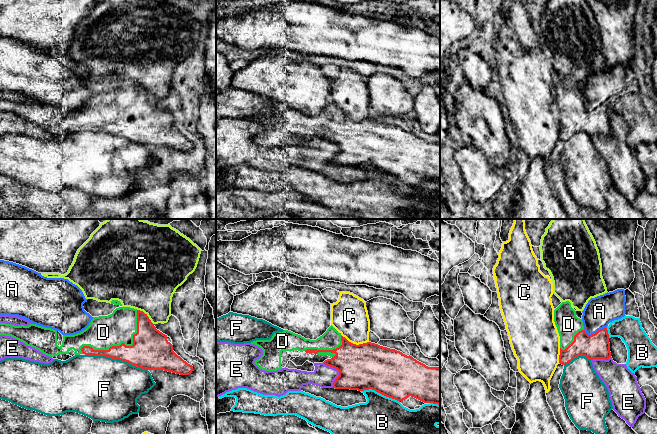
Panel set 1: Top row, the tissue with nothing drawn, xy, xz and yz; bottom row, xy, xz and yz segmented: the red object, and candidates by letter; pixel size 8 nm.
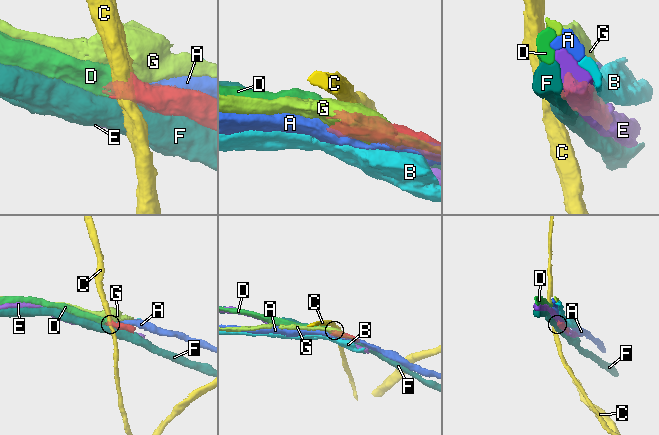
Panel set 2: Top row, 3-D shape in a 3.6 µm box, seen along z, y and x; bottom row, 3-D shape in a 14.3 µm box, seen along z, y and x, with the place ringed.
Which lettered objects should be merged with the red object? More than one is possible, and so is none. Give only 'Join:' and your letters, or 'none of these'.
Join: D

